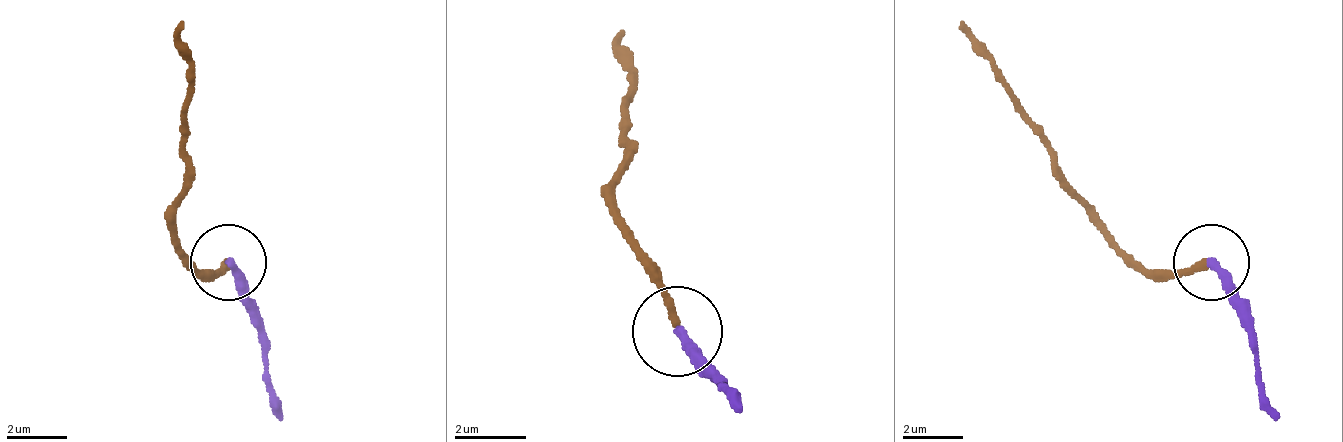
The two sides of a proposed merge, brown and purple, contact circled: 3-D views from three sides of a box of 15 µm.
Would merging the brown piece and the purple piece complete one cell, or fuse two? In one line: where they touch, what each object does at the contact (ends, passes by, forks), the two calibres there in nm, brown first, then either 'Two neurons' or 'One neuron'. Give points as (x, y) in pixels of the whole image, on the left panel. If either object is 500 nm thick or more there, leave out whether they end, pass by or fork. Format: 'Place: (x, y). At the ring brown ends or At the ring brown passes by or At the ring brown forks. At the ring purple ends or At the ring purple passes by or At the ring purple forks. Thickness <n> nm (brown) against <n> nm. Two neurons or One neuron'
Place: (228, 262). At the ring brown ends. At the ring purple ends. Thickness 240 nm (brown) against 280 nm. One neuron

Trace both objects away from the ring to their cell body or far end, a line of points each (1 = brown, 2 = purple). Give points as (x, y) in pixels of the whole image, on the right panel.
1: (1209, 264), (1149, 271), (1066, 181), (960, 22)
2: (1209, 264), (1247, 332), (1254, 385), (1277, 422)

